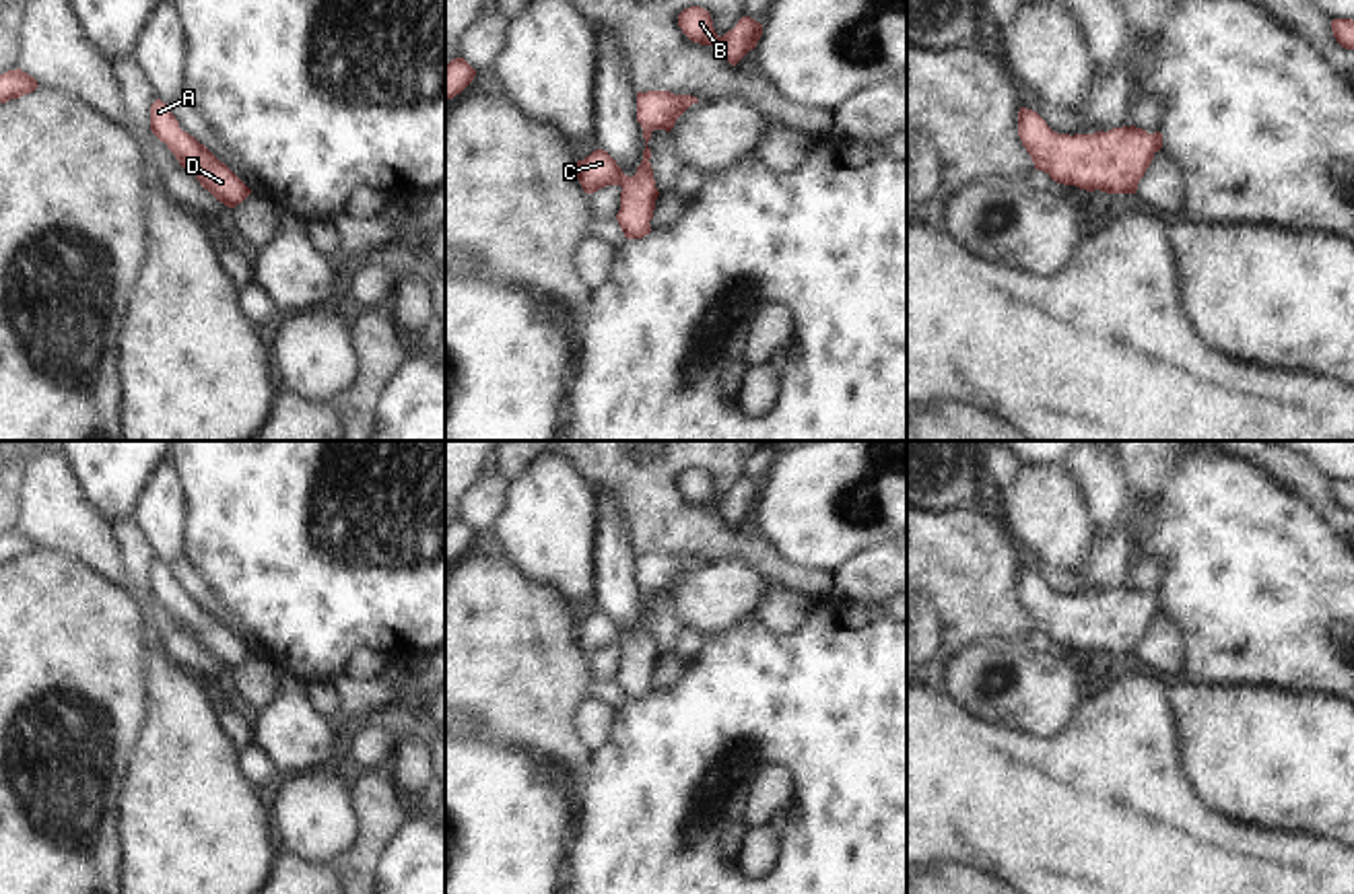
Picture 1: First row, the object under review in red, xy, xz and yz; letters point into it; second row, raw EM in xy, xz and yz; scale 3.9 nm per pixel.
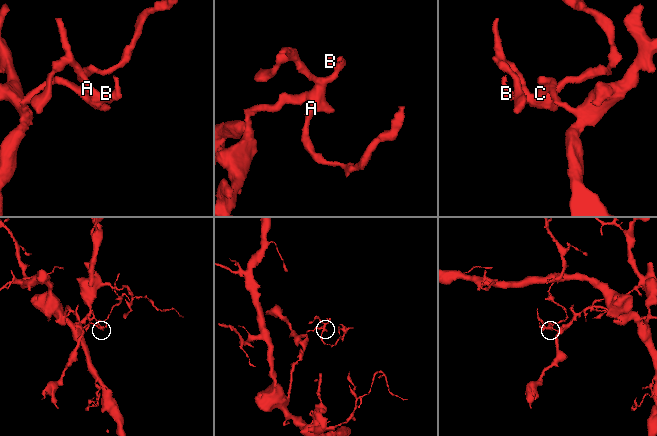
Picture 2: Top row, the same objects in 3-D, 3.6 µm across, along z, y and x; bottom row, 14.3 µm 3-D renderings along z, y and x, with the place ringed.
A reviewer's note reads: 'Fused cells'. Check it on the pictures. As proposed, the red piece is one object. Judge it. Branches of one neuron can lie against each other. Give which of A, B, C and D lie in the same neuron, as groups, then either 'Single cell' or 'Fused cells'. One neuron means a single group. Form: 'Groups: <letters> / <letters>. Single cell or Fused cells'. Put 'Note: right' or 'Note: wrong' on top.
Note: wrong
Groups: A B C D. Single cell.

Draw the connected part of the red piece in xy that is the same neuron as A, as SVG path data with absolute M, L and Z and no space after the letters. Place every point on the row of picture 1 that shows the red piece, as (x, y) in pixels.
M157 99L150 105L150 130L167 144L179 165L196 175L200 185L229 208L241 204L251 190L204 144L179 128L169 105Z

